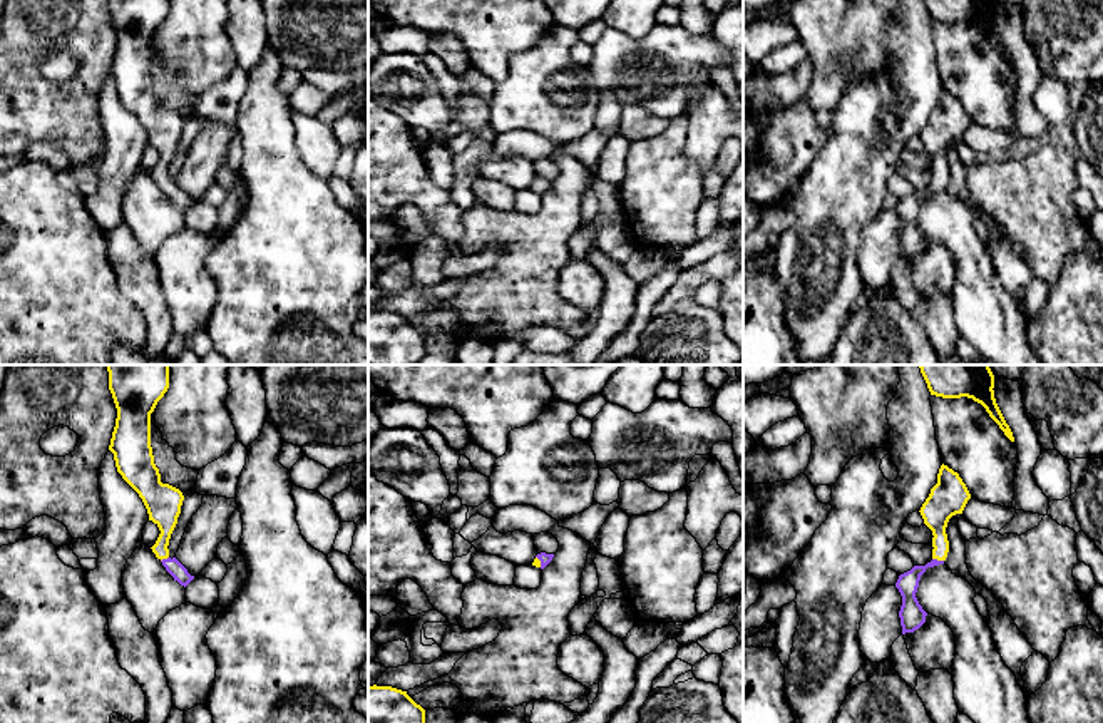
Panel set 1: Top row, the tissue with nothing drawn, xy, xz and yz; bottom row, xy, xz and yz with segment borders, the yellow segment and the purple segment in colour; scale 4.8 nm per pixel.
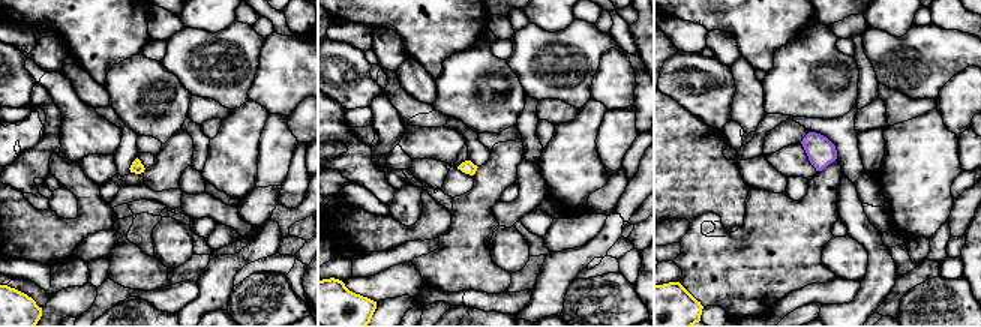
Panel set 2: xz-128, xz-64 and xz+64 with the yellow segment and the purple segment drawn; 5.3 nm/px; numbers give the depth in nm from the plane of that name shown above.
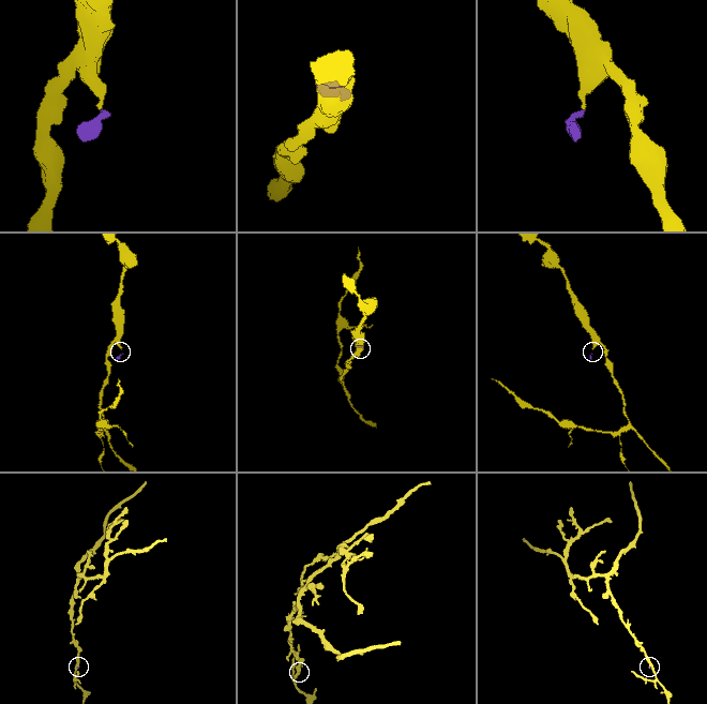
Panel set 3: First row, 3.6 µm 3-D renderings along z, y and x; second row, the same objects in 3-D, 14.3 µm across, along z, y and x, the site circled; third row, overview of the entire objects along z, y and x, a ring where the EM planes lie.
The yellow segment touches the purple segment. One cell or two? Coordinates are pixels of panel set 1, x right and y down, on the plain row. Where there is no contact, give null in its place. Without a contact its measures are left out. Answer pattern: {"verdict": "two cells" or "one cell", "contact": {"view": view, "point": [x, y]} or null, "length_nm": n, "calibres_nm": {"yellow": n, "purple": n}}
{"verdict": "one cell", "contact": {"view": "yz", "point": [938, 184]}, "length_nm": 60, "calibres_nm": {"yellow": 150, "purple": 110}}

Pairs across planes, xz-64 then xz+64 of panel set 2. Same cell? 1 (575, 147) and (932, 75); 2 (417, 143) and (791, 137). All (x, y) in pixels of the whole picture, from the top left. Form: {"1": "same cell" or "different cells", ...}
{"1": "different cells", "2": "different cells"}

